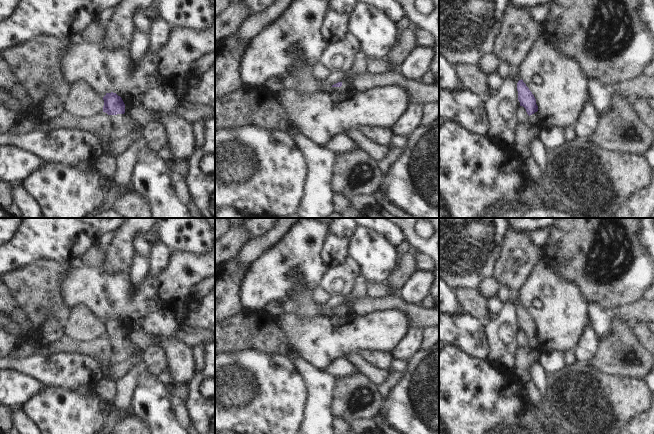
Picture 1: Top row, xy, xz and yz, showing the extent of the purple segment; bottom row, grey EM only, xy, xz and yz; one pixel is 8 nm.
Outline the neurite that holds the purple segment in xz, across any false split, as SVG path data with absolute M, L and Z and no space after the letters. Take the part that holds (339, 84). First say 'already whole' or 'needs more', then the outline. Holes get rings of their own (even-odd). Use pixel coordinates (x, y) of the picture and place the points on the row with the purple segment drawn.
needs more | M342 81L342 82L338 82L334 85L332 85L331 90L335 93L344 93L344 92L351 90L351 89L353 89L353 88L352 88L352 85L350 82Z

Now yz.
needs more | M519 80L517 83L518 91L518 100L520 106L523 106L526 109L527 114L529 115L529 129L542 129L540 125L540 120L538 117L538 106L536 104L536 99L523 80Z

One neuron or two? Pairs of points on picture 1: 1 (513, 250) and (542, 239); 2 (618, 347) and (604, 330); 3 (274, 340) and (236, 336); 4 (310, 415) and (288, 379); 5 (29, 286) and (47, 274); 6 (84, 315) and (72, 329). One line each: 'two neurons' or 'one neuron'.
1: two neurons
2: two neurons
3: one neuron
4: two neurons
5: one neuron
6: one neuron

